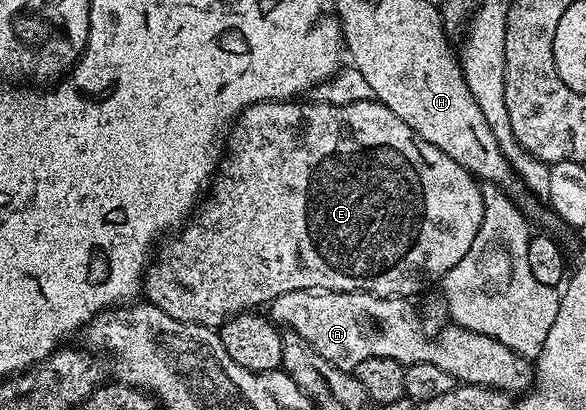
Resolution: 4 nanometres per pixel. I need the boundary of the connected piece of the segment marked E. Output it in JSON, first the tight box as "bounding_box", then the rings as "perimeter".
{"bounding_box":[145,98,485,327],"perimeter":[[[368,98],[351,100],[348,104],[326,104],[323,100],[307,99],[261,100],[257,104],[247,105],[235,117],[225,140],[225,155],[218,161],[205,199],[182,231],[167,238],[172,240],[164,239],[158,245],[157,255],[145,272],[146,287],[151,287],[150,299],[170,316],[214,327],[252,306],[259,306],[255,304],[270,305],[279,295],[288,294],[289,291],[318,289],[386,295],[411,294],[418,284],[426,280],[438,281],[446,272],[453,270],[453,266],[457,266],[457,262],[461,262],[461,258],[465,258],[473,246],[483,221],[485,192],[479,189],[478,182],[471,177],[474,175],[460,161],[452,158],[449,152],[443,152],[437,146],[425,142],[425,138],[421,138],[395,109],[380,100]]]}

